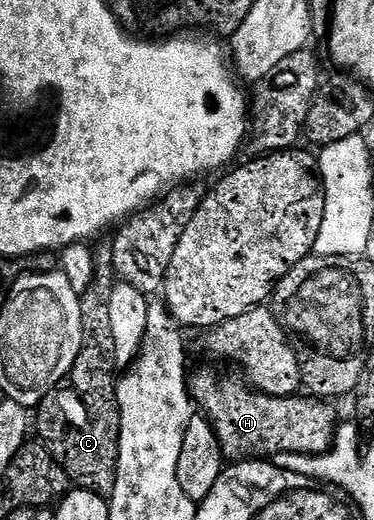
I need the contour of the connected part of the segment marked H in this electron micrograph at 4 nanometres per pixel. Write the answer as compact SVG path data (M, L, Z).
M203 370L199 375L192 377L189 389L194 401L205 415L208 422L215 429L219 447L223 450L224 459L232 463L248 460L267 460L277 454L326 454L335 440L337 421L335 414L330 410L326 401L314 396L292 396L278 398L269 396L252 388L246 381L238 382L235 378L222 378L211 370Z

